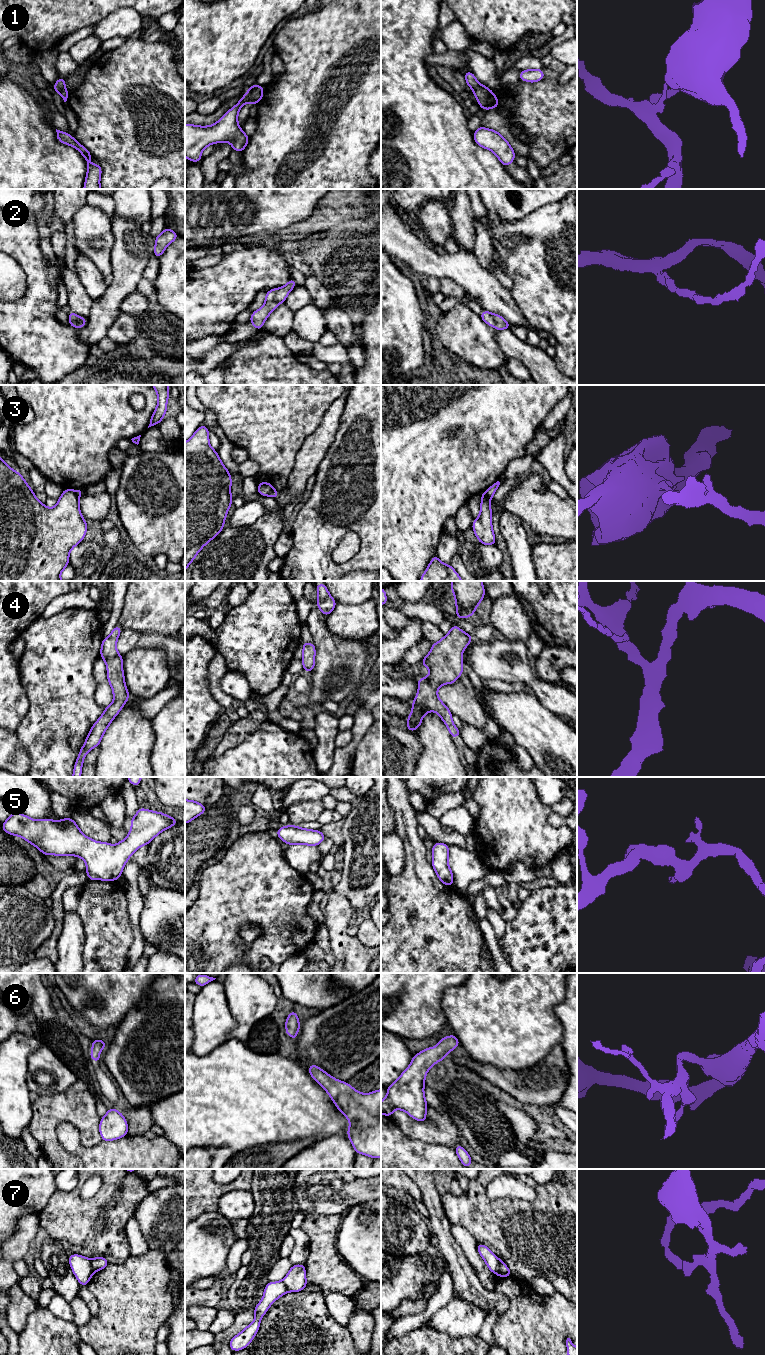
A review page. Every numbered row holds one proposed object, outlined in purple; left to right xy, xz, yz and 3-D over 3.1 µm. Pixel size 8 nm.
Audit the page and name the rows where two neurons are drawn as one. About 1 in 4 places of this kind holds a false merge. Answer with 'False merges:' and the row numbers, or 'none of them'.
False merges: 1, 3, 7

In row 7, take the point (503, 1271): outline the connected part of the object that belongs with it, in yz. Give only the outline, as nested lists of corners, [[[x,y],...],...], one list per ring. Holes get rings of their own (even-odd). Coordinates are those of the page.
[[[503,1261],[500,1262],[496,1275],[503,1278],[512,1276],[511,1271]]]

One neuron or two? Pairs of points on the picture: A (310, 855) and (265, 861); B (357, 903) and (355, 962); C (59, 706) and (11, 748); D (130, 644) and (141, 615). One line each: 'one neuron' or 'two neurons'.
A: two neurons
B: two neurons
C: two neurons
D: two neurons

